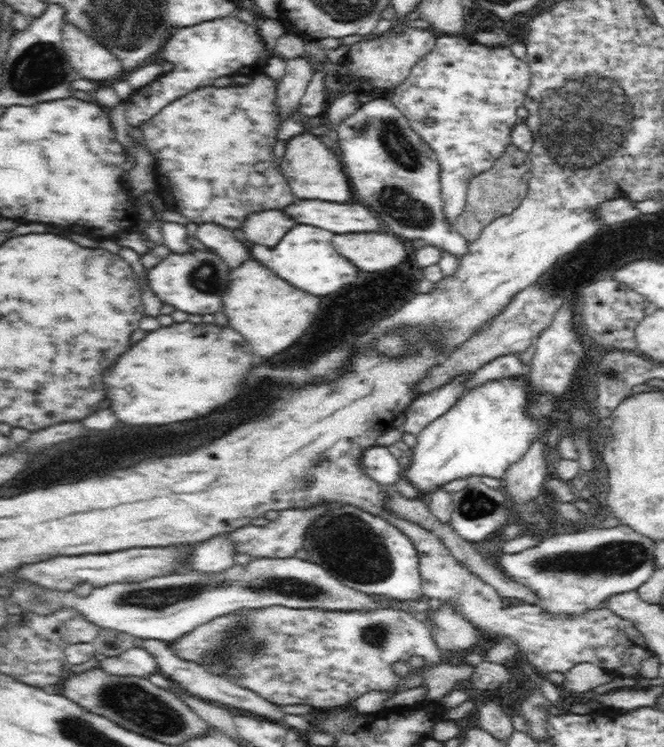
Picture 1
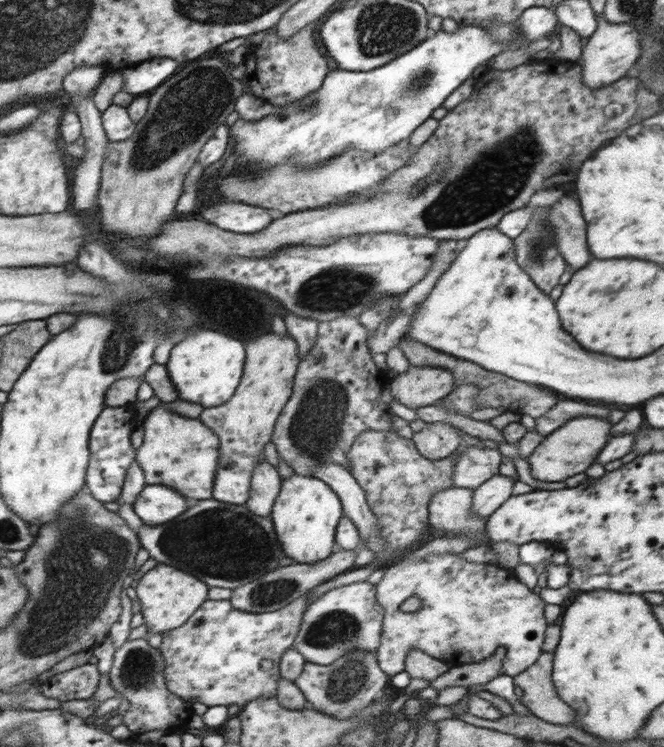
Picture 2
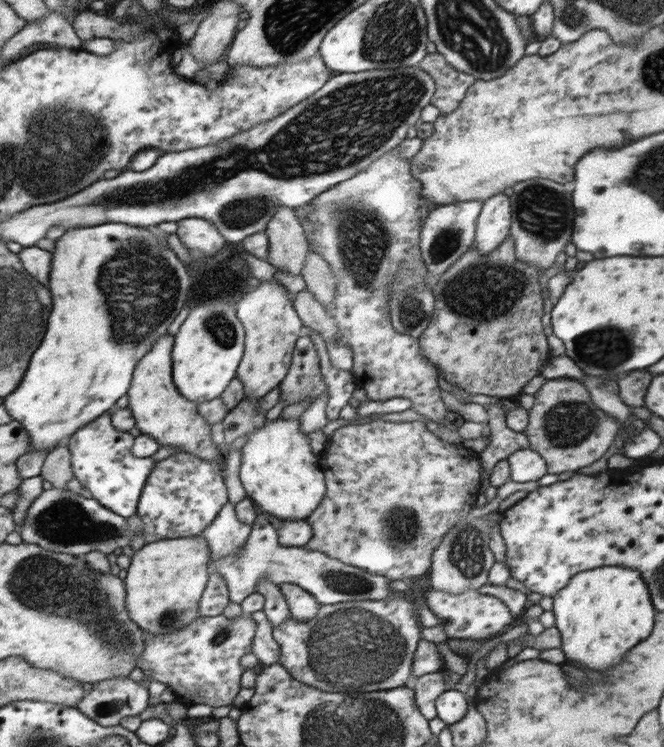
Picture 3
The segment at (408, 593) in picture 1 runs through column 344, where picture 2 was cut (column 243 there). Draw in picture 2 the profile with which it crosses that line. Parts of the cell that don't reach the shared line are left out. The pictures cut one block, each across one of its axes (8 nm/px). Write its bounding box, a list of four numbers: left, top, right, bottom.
[137,498,285,588]

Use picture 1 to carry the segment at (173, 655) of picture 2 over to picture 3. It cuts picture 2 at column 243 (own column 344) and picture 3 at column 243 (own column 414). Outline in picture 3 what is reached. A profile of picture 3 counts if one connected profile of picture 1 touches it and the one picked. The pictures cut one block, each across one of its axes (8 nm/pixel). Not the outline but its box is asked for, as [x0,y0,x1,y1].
[137,614,257,706]

